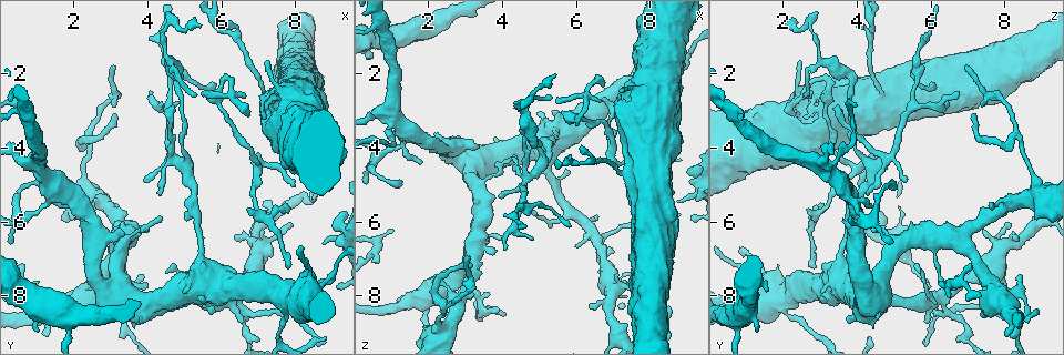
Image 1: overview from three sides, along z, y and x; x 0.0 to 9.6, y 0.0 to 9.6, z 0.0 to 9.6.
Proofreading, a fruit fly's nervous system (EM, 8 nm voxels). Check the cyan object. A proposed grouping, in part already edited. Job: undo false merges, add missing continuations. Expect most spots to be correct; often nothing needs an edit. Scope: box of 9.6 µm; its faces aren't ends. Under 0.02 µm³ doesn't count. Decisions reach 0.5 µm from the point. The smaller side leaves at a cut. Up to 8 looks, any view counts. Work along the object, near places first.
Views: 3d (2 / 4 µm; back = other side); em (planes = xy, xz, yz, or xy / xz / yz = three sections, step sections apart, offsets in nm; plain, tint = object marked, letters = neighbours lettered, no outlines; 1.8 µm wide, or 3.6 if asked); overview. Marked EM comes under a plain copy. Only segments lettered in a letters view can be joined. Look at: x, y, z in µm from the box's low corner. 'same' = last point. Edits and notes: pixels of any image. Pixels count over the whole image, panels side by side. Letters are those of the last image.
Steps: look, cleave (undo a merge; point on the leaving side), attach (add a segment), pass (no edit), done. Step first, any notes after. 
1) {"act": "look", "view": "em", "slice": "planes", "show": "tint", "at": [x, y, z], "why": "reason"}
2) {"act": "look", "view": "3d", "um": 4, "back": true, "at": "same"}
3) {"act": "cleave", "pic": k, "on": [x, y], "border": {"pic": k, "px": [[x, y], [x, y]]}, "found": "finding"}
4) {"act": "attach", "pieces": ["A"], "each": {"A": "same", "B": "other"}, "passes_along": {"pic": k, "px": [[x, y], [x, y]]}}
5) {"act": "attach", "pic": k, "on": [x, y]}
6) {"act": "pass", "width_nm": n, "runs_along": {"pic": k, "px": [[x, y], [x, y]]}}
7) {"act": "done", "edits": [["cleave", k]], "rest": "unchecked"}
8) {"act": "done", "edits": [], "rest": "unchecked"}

{"act": "look", "view": "em", "slice": "xz", "step": 4, "show": "tint", "at": [6.30, 6.45, 8.40], "why": "thick end"}

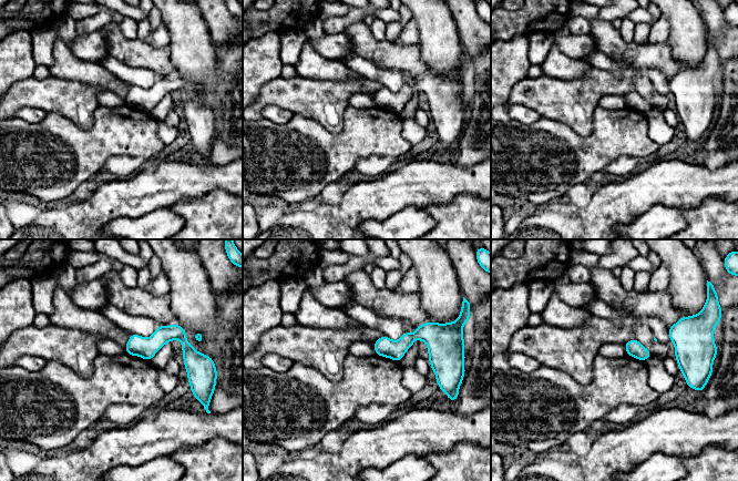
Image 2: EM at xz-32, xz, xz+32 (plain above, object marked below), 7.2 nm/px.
{"act": "look", "view": "em", "slice": "xz", "step": 4, "show": "letters", "at": "same"}

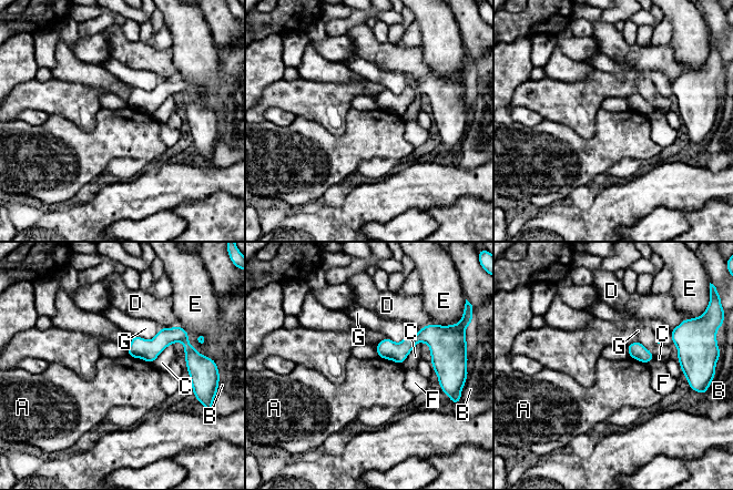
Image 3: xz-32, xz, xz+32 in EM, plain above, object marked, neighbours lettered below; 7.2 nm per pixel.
{"act": "pass", "each": {"A": "other", "B": "other", "C": "other", "D": "other", "E": "other", "F": "other", "G": "other"}, "runs_along": {"pic": 3, "px": [[378, 347], [426, 339], [436, 368]]}, "found": "no lettered segment goes on from it"}

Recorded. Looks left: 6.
{"act": "look", "view": "em", "um": 3.6, "slice": "planes", "show": "letters", "at": [2.35, 7.95, 7.75], "why": "sudden change in width"}

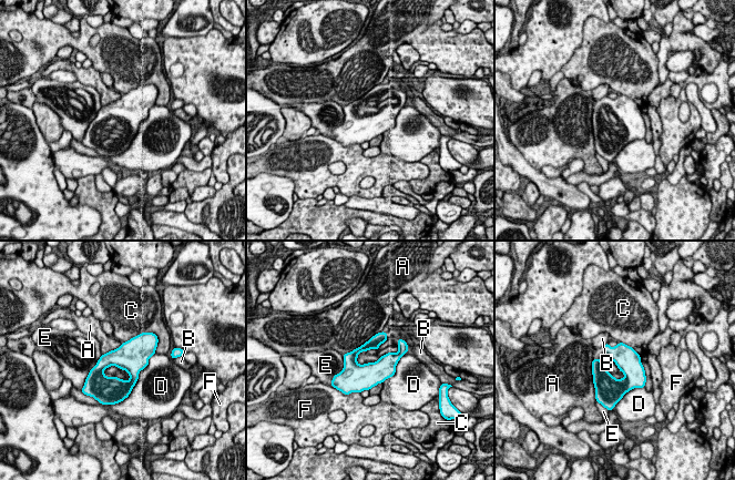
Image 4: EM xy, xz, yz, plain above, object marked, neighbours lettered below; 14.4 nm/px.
{"act": "pass", "each": {"A": "other", "B": "other", "C": "other", "D": "other", "E": "other", "F": "other"}, "border": {"pic": 4, "px": [[156, 353], [119, 402]]}, "found": "all the same cell"}

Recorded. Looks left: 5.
{"act": "look", "view": "3d", "um": 4, "at": [4.50, 0.75, 2.80], "why": "sharp bend"}

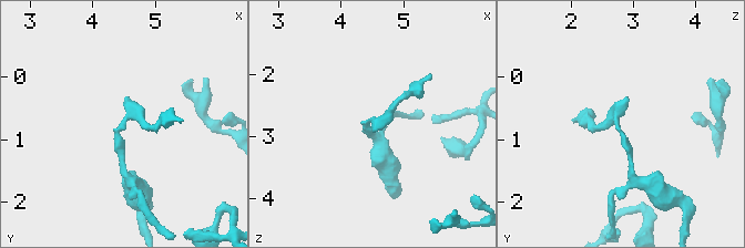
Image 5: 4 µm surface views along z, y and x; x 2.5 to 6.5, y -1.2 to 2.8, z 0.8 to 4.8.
{"act": "look", "view": "em", "um": 3.6, "slice": "xy", "step": 16, "show": "tint", "at": [4.45, 0.70, 2.75]}

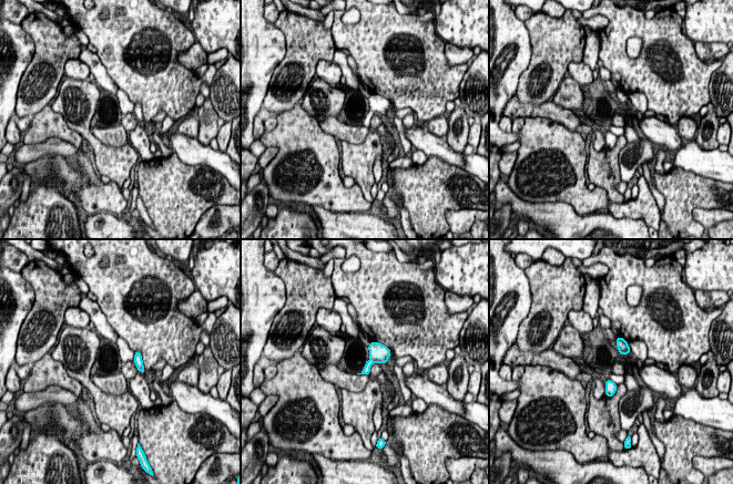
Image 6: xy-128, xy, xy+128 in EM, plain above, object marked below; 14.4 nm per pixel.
{"act": "look", "view": "em", "um": 3.6, "slice": "planes", "show": "letters", "at": "same"}

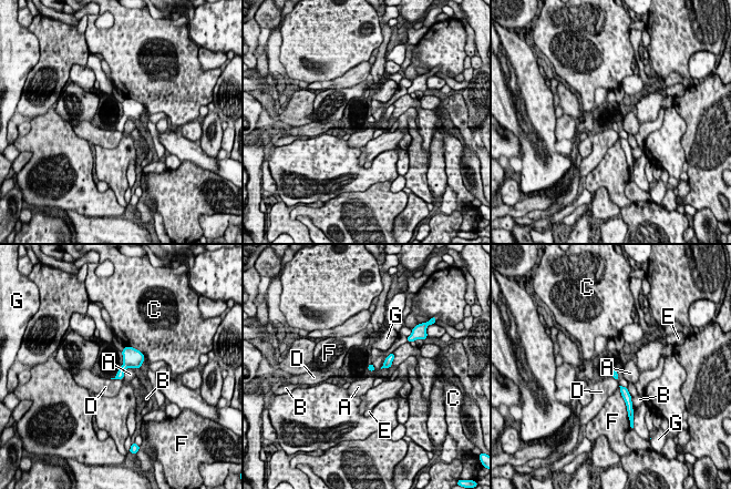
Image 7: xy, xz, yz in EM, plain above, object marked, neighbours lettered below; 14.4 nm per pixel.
{"act": "pass", "each": {"A": "other", "B": "other", "C": "other", "D": "other", "E": "other", "F": "other", "G": "other"}, "found": "continuous, no second cell"}

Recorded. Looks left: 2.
{"act": "done", "edits": [], "rest": "unchecked"}

